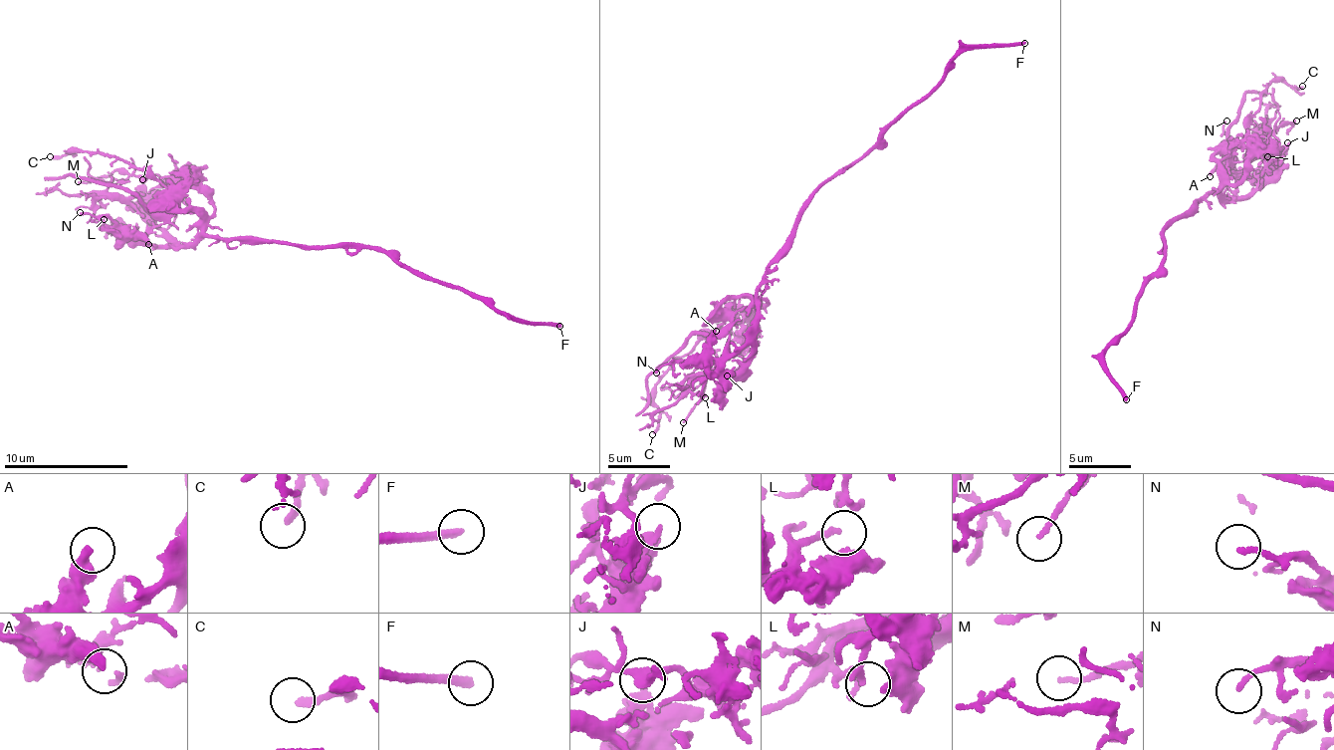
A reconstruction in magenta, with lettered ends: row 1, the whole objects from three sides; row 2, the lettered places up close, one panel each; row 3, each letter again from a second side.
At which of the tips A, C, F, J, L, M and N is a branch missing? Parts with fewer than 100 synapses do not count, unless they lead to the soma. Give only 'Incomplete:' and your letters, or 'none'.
Incomplete: none

